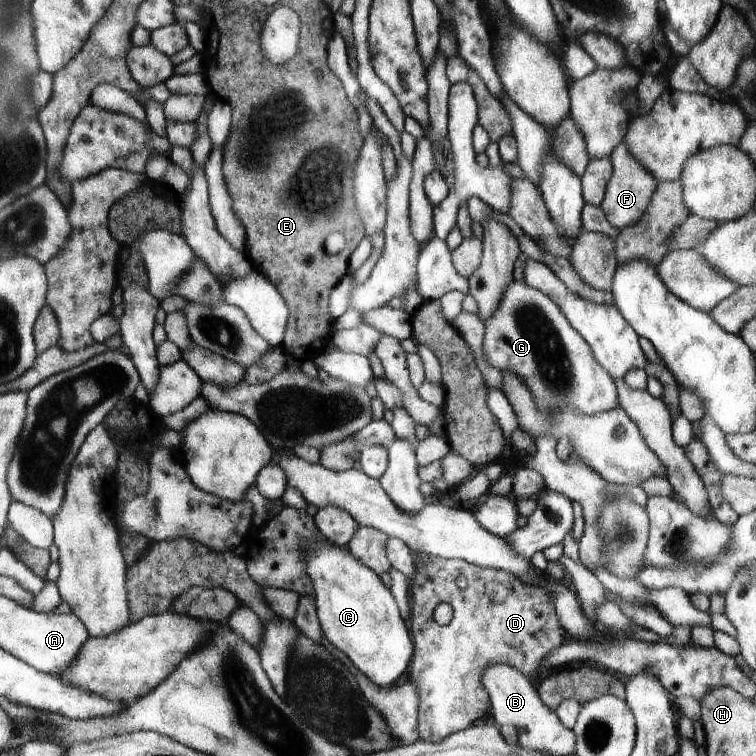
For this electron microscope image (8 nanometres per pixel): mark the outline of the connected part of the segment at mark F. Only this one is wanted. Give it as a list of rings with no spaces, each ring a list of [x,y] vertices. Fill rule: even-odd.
[[[624,142],[609,158],[613,172],[600,208],[612,228],[621,230],[622,228],[630,227],[632,224],[637,224],[638,220],[642,219],[642,216],[648,210],[649,204],[652,202],[659,182],[642,164],[638,164],[637,158],[633,156],[633,153],[630,152]]]

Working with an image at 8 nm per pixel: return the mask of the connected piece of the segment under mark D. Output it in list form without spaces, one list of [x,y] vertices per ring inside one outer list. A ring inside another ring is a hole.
[[[420,555],[415,560],[414,580],[409,582],[409,594],[412,596],[410,632],[414,636],[416,651],[408,677],[414,680],[420,698],[418,730],[424,742],[442,742],[446,736],[466,730],[484,716],[490,704],[490,694],[483,685],[483,675],[494,664],[508,664],[531,679],[540,675],[542,660],[564,644],[565,625],[558,617],[554,596],[542,586],[526,584],[524,580],[503,571],[481,568],[461,559]],[[460,576],[467,580],[464,589],[456,585]],[[442,603],[452,607],[452,620],[446,626],[440,626],[434,620],[434,611]]]

